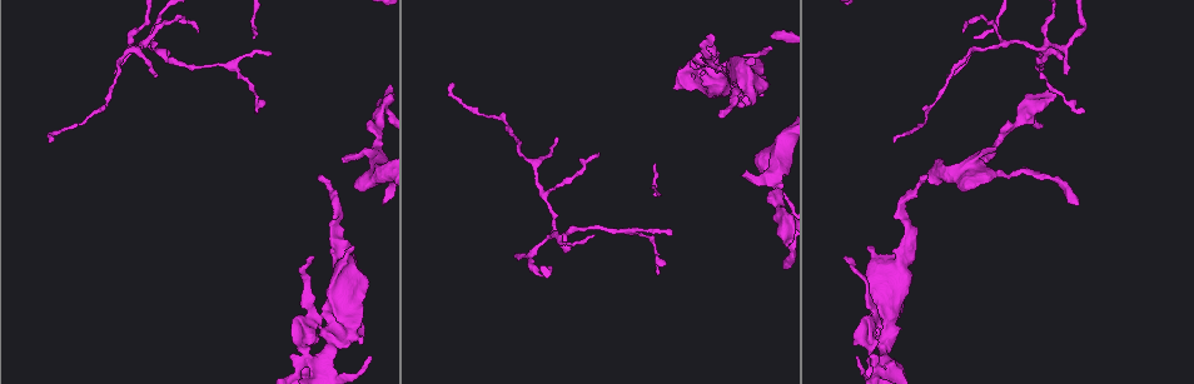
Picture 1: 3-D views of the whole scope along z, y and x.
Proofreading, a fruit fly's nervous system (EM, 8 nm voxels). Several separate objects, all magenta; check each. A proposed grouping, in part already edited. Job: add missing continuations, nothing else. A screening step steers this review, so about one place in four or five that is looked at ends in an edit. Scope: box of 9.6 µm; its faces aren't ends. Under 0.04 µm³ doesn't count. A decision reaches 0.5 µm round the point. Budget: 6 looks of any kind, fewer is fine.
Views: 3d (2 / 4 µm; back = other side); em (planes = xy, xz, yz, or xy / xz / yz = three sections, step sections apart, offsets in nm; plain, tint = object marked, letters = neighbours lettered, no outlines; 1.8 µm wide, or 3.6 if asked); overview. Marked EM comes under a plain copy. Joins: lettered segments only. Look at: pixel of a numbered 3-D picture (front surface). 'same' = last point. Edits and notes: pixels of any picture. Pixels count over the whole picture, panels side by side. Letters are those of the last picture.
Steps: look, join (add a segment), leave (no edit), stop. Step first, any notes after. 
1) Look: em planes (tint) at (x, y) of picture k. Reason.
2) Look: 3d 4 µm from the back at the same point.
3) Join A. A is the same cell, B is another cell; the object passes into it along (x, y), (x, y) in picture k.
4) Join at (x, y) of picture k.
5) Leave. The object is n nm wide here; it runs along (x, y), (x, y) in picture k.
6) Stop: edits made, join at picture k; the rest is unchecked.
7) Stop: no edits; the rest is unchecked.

Look: em 3.6 µm planes (letters) at (981, 182) of picture 1. An open end.

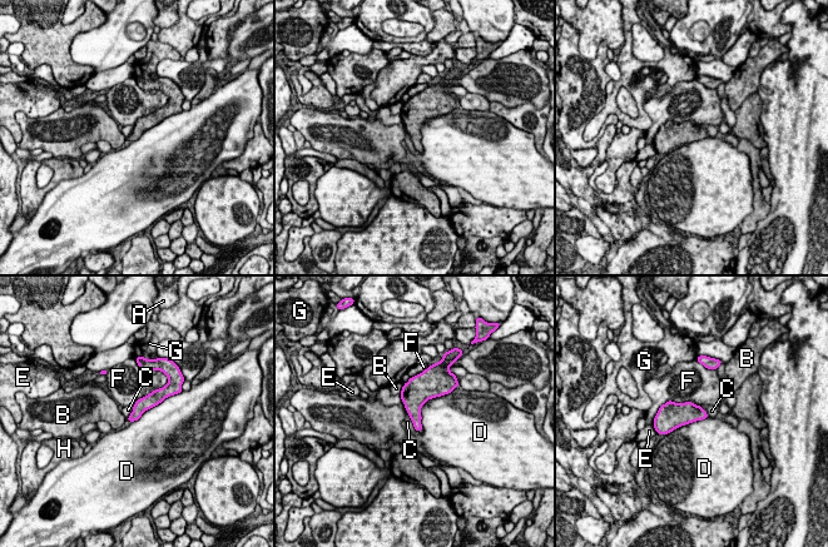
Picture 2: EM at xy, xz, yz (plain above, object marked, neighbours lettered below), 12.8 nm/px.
Leave. The longest contact is with F, 700 nm; A, B, C, D, E, F, G and H are other cells; a border runs along (451, 392), (422, 406), (419, 432) in picture 2; no lettered segment goes on from it.

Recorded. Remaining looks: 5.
Look: 3d 2 µm at (867, 246) of picture 1.

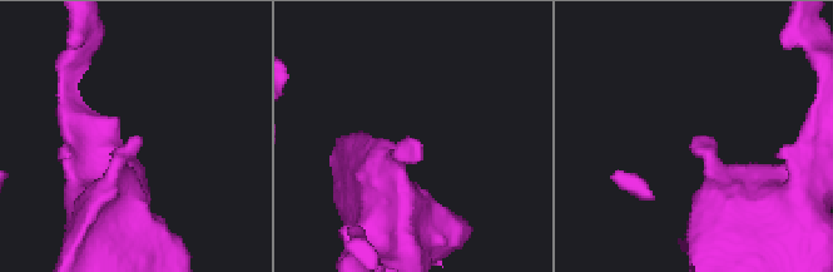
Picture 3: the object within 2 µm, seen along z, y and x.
Look: em xz step 16 (tint) at (135, 139) of picture 3. Now the EM.

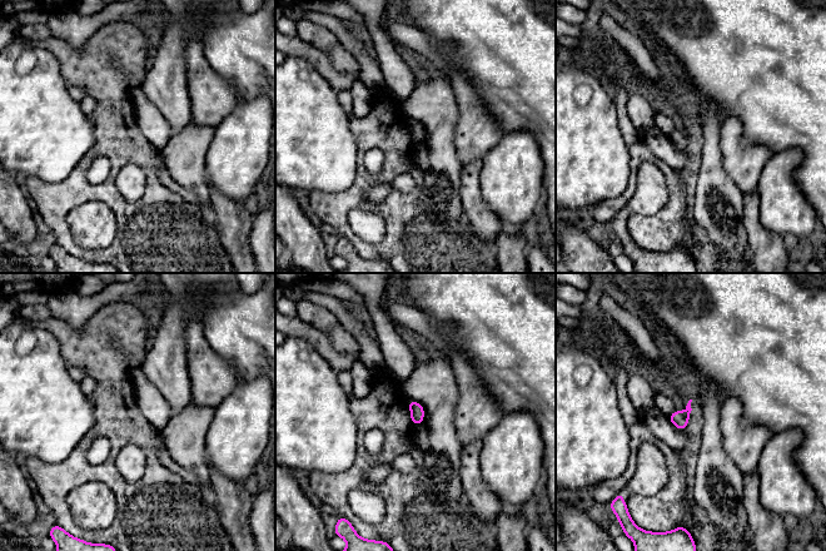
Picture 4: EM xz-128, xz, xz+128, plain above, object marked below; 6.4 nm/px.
Look: em planes (letters) at the same point.

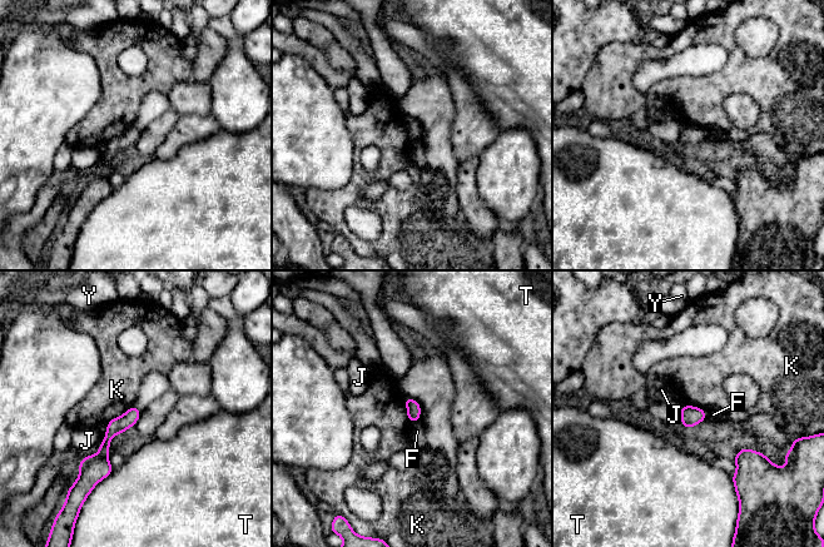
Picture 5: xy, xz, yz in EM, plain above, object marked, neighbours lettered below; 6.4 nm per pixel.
Leave. F, J, K, T and Y are other cells; a border runs along (133, 404), (105, 423) in picture 5; no lettered segment goes on from it.

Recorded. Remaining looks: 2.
Look: em planes (tint) at (150, 48) of picture 1. Thin neck.

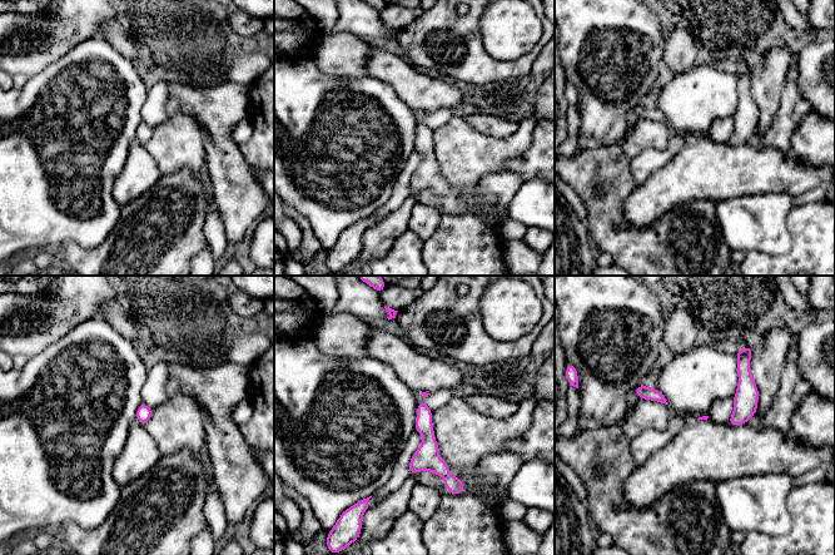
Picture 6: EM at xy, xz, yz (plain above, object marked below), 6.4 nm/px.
Look: em planes (letters) at the same point.

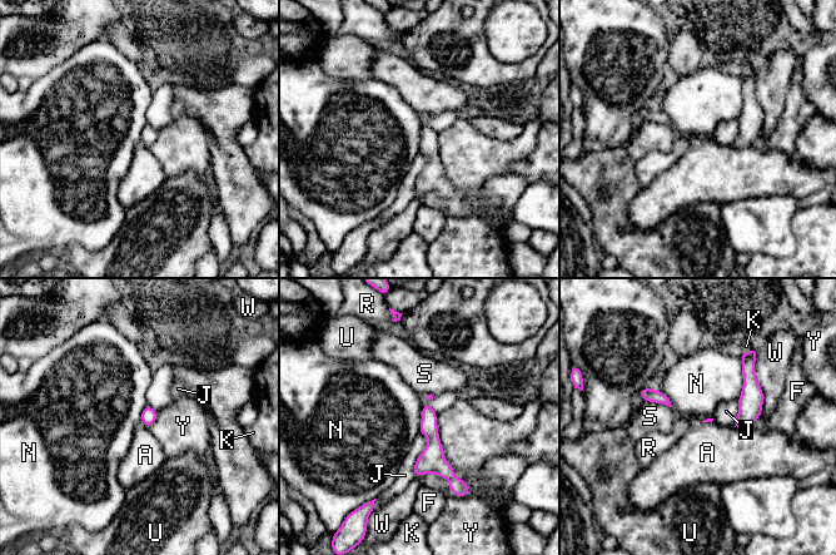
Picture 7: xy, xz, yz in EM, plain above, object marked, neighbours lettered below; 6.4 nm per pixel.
Leave. The object is 30 nm wide here; A, F, J, K, N, R, S, U, W and Y are other cells; a border runs along (741, 357), (742, 390), (737, 401) in picture 7; no lettered segment goes on from it.

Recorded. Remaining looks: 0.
Stop: no edits; the rest is unchecked.

